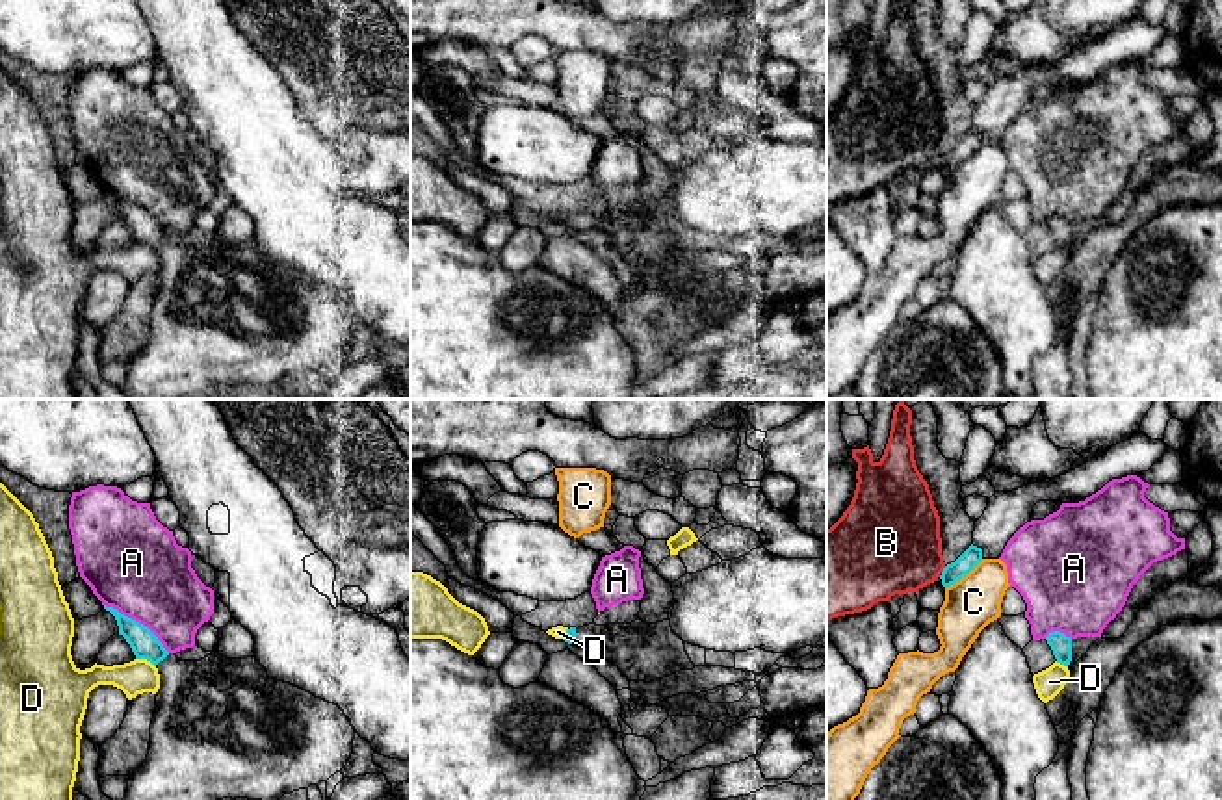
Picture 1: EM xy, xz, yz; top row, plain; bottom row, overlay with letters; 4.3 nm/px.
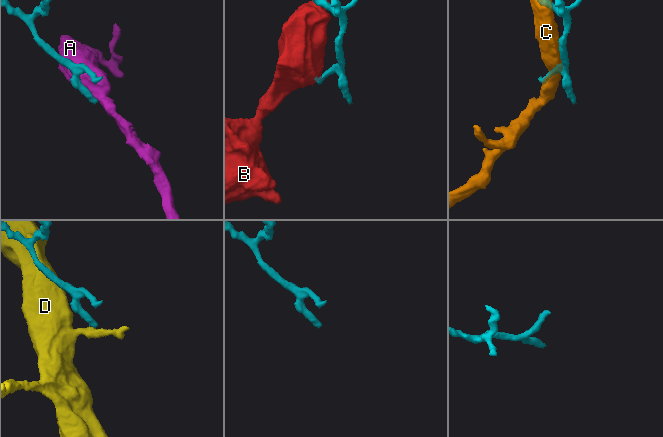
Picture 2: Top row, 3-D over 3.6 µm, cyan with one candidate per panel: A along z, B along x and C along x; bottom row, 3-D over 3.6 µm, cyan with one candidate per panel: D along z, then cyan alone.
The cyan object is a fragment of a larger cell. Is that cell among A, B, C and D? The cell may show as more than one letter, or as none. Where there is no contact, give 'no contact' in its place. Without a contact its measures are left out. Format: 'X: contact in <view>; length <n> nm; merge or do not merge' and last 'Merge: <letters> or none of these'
A: contact in xy; length 360 nm; do not merge
B: contact in yz; length 40 nm; do not merge
C: contact in yz; length 220 nm; do not merge
D: contact in xy; length 100 nm; do not merge
Merge: none of these

